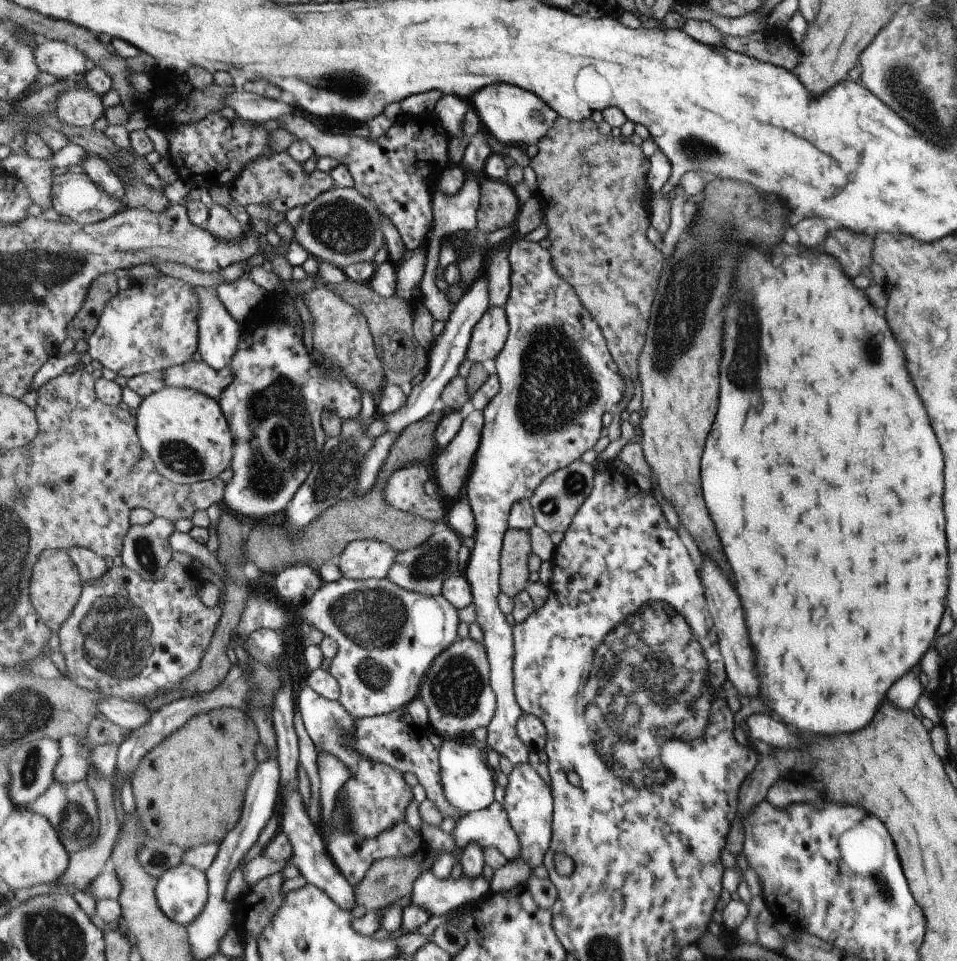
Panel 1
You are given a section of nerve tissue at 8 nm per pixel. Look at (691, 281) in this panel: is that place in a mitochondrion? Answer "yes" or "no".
yes

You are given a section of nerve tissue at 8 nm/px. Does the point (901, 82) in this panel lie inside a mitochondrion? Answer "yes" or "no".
yes

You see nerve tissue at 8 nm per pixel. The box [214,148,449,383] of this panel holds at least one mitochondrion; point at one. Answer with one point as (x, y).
(343, 225)

